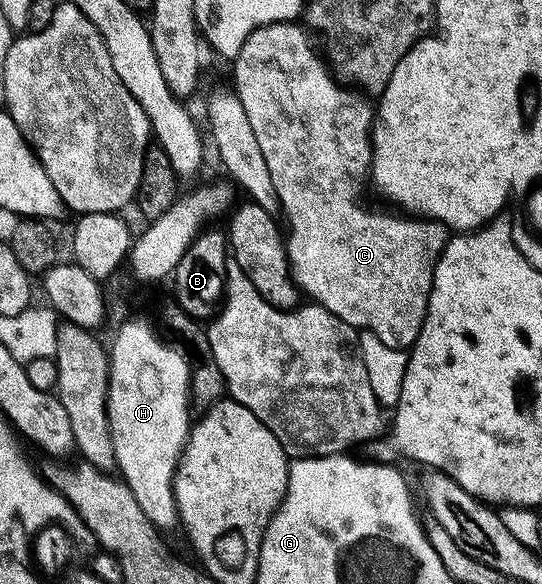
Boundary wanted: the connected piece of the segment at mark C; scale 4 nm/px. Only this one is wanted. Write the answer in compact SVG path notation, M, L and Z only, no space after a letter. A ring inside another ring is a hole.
M280 20L278 24L264 24L251 34L247 34L239 54L232 57L231 60L231 64L233 64L231 87L236 92L239 102L243 102L243 110L247 110L247 118L251 121L251 131L255 133L255 139L259 142L259 150L263 152L263 162L267 162L267 174L271 174L271 186L275 188L280 215L285 215L285 224L289 227L289 236L287 232L283 240L285 253L289 256L289 272L293 276L294 285L304 295L306 292L309 295L306 297L312 303L322 304L327 310L331 310L331 314L335 314L355 330L375 334L375 338L379 338L379 342L387 342L387 346L409 350L417 341L421 323L425 321L425 307L429 301L429 287L433 281L433 271L451 232L437 220L418 218L412 214L402 214L397 210L384 212L381 208L365 208L364 202L361 201L361 183L364 180L366 183L369 176L369 163L373 157L371 133L375 108L368 95L334 79L328 63L323 59L322 53L318 49L317 52L313 49L308 35L310 36L310 33L297 22Z

